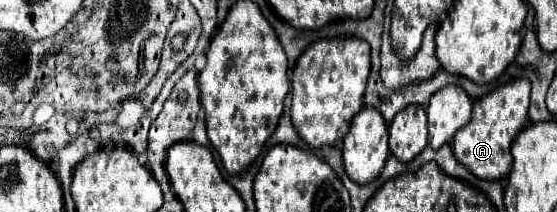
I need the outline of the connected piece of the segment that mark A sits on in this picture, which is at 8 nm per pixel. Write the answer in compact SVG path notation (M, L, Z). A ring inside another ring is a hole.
M515 78L505 86L475 100L471 122L463 126L463 130L457 130L453 138L453 154L477 178L499 180L509 174L511 142L527 122L529 94L531 94L531 82L527 82L527 78Z

